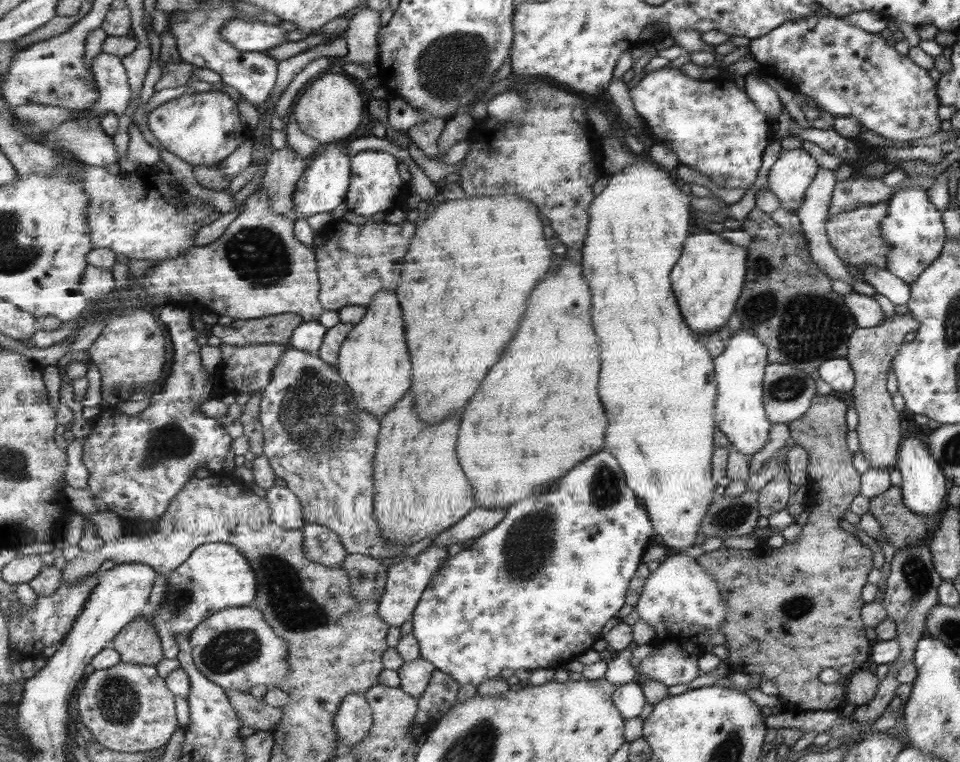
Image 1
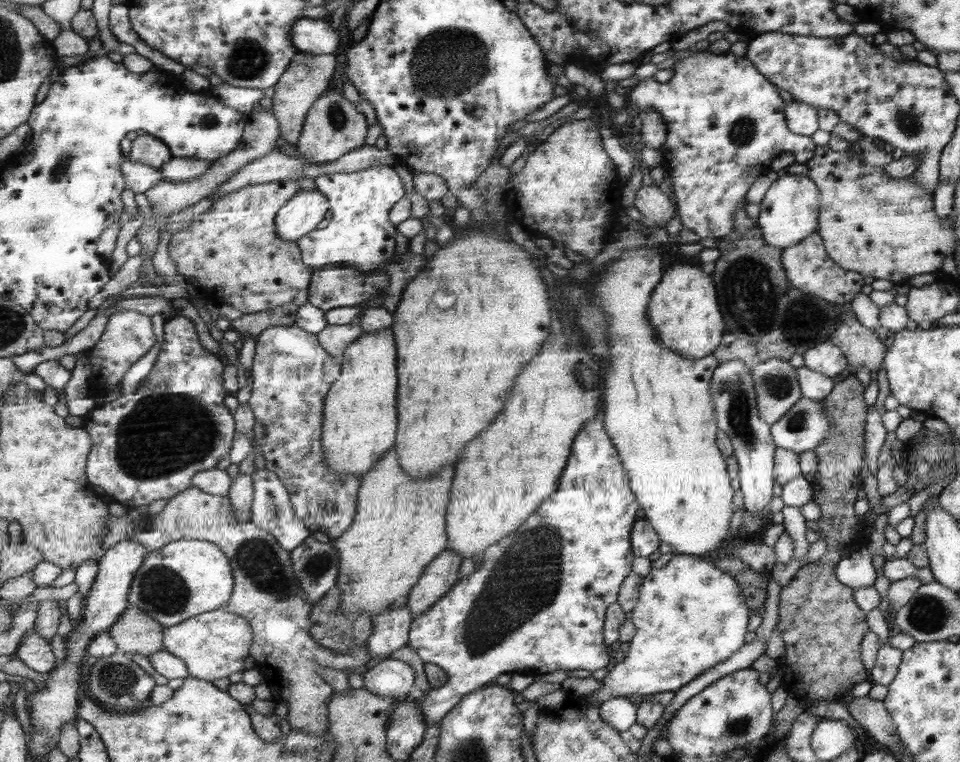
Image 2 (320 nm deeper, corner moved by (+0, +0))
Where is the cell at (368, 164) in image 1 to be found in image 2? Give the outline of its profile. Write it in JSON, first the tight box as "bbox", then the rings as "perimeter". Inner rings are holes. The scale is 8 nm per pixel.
{"bbox":[299,165,403,272],"perimeter":[[[371,165],[367,170],[359,172],[334,172],[333,174],[322,174],[315,178],[317,188],[329,199],[329,210],[331,211],[331,222],[323,229],[313,230],[304,236],[299,242],[301,258],[307,266],[317,270],[330,266],[330,264],[344,264],[350,268],[358,268],[361,272],[375,272],[388,263],[395,253],[395,228],[389,224],[387,214],[389,208],[403,196],[403,184],[399,176],[391,170],[389,165]]]}

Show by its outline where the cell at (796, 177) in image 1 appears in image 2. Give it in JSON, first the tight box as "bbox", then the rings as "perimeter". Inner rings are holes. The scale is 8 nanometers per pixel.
{"bbox":[756,175,821,248],"perimeter":[[[780,175],[770,184],[759,205],[756,224],[762,228],[767,244],[777,248],[793,246],[818,230],[818,203],[821,194],[810,177]]]}

